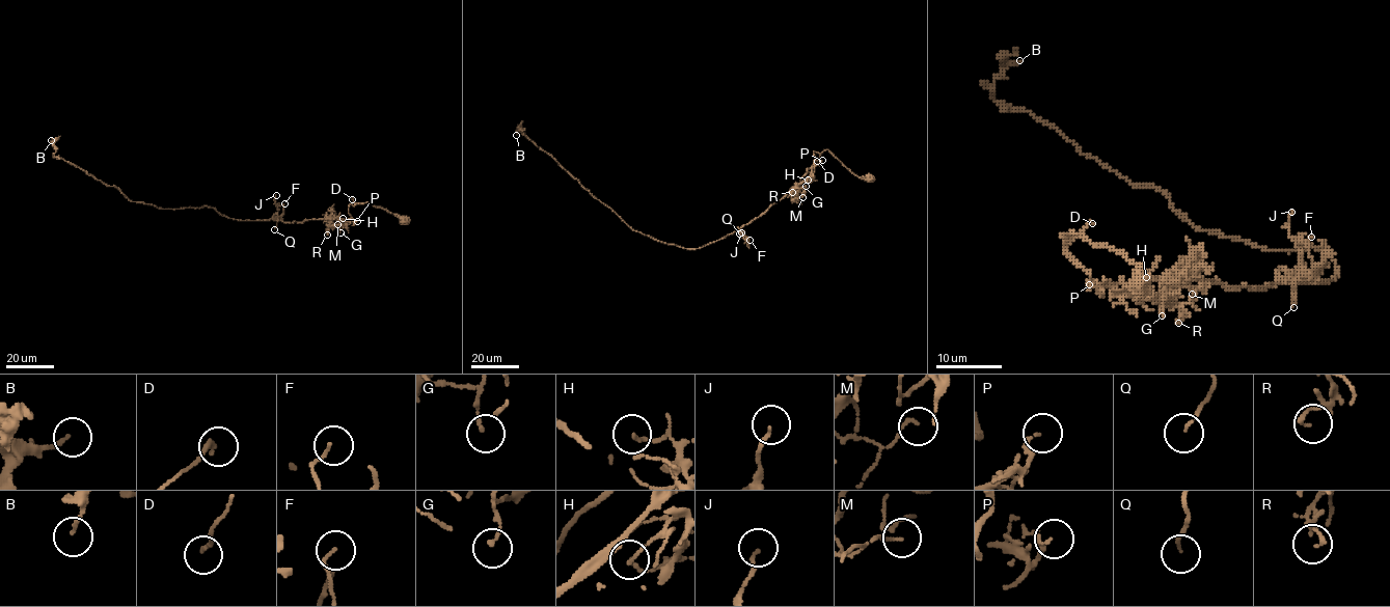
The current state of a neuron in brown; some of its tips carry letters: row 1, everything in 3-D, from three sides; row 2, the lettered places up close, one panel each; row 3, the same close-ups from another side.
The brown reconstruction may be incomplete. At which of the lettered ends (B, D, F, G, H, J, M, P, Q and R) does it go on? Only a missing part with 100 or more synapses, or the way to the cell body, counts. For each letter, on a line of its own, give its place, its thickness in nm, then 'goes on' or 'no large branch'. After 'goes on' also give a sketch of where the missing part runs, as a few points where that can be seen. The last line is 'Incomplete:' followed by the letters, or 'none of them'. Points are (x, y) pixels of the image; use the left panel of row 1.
B: (51, 140) | 140 nm | no large branch
D: (352, 199) | 170 nm | no large branch
F: (284, 203) | 110 nm | no large branch
G: (341, 232) | 130 nm | no large branch
H: (343, 218) | 120 nm | no large branch
J: (276, 195) | 120 nm | no large branch
M: (337, 224) | 70 nm | no large branch
P: (357, 221) | 140 nm | no large branch
Q: (274, 229) | 90 nm | no large branch
R: (327, 235) | 140 nm | no large branch
Incomplete: none of them

